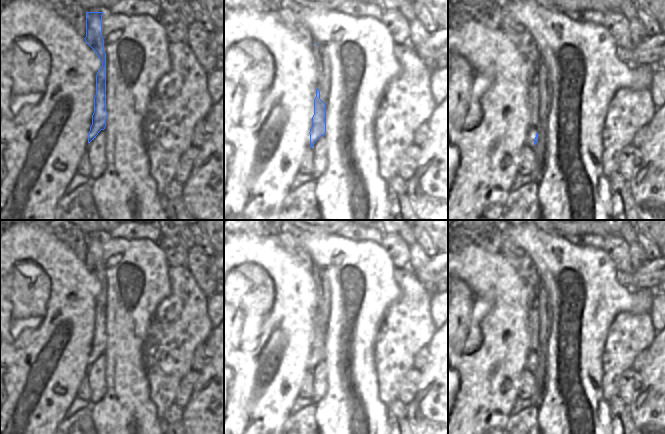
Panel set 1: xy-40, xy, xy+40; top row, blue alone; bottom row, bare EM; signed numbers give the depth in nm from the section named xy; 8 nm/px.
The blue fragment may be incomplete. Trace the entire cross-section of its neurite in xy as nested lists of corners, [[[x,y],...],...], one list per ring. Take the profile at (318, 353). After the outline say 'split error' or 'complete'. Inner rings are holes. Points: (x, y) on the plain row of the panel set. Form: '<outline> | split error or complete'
[[[316,267],[311,272],[318,289],[318,312],[314,323],[312,351],[309,356],[310,372],[326,357],[326,327],[330,319],[330,288],[328,281]]] | split error

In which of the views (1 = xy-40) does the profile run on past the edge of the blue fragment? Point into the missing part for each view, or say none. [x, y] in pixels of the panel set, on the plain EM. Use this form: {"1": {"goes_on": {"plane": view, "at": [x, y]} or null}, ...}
{"1": {"goes_on": null}}

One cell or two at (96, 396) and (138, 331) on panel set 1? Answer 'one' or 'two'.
two

